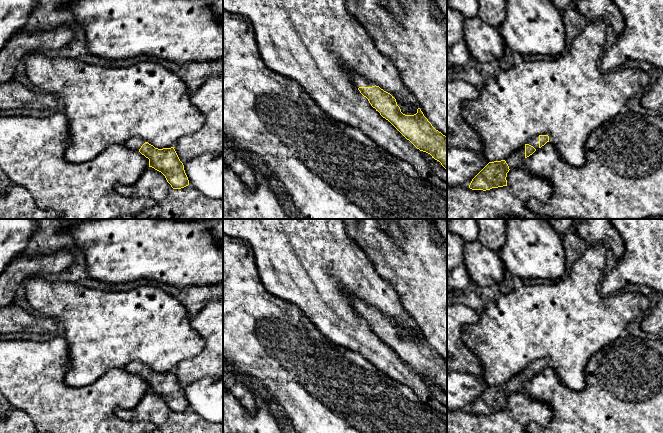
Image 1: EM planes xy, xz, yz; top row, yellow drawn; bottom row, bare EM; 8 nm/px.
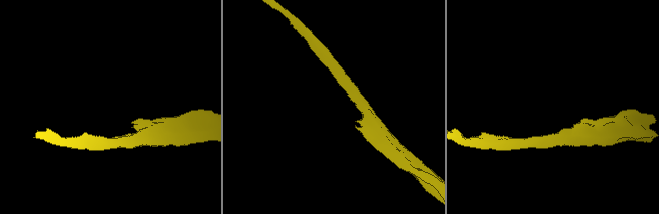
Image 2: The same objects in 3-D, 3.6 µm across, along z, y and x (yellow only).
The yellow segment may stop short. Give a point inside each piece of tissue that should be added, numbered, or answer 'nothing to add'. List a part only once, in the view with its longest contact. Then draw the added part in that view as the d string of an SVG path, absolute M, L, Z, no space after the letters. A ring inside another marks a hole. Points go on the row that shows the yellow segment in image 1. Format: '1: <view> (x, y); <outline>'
1: xz (359, 81); M352 74L352 80L354 85L359 88L359 87L372 87L375 86L374 84L370 83L368 80L366 80L364 77Z

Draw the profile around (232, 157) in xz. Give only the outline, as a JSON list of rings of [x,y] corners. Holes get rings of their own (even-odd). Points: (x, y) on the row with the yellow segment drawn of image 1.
[[[224,136],[223,163],[230,167],[251,191],[255,190],[257,180],[256,169]]]

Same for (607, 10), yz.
[[[576,0],[576,4],[578,12],[590,21],[602,19],[612,26],[617,37],[623,33],[625,20],[612,0]]]

